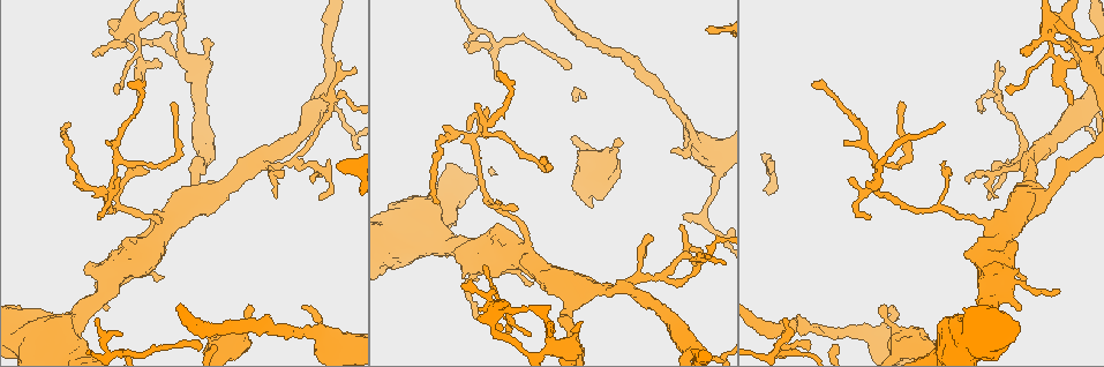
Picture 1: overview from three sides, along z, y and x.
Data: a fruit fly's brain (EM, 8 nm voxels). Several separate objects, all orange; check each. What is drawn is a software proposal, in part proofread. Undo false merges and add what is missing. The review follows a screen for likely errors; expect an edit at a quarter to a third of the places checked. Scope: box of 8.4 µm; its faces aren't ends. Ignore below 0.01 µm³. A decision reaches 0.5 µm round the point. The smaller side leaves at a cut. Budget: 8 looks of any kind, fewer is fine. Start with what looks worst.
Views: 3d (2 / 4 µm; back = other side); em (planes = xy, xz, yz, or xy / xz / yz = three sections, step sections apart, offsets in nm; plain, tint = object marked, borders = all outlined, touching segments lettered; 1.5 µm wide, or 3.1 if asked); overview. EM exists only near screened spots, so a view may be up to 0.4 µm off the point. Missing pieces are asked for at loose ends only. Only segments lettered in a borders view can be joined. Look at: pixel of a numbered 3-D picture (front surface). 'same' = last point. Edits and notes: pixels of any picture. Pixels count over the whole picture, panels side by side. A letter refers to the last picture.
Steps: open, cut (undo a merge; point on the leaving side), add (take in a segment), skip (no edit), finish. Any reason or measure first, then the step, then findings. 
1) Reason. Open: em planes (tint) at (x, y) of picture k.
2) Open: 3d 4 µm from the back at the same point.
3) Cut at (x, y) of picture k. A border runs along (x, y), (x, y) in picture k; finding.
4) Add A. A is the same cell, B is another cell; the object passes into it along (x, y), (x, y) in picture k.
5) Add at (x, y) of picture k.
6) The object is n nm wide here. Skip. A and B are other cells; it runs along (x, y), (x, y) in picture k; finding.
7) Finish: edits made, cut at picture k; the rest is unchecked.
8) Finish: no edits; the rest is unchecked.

Abrupt turn. Open: em planes (tint) at (332, 96) of picture 1.

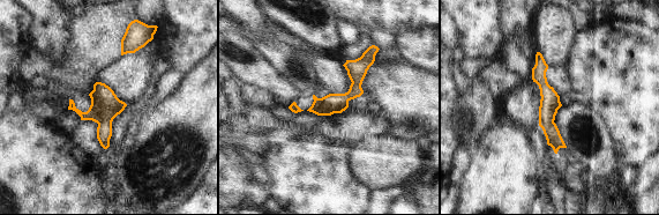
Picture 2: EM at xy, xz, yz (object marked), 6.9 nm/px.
See the neighbours. Open: em planes (borders) at the same point.

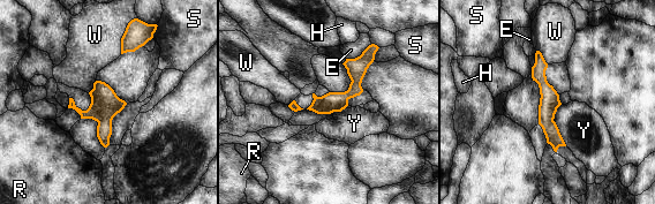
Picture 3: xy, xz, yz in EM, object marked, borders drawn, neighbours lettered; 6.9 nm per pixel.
The object is 140 nm wide here. Skip. E, H, R, S, W and Y are other cells; continuous, no second neuron.

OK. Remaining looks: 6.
Free end. Open: 3d 2 µm at (437, 202) of picture 1.

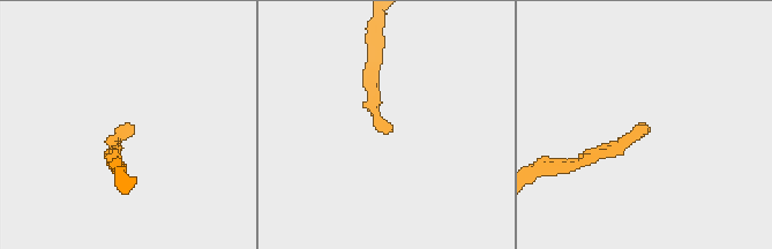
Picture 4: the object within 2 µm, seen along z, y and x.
Now the EM. Open: em planes (borders) at (390, 131) of picture 4.

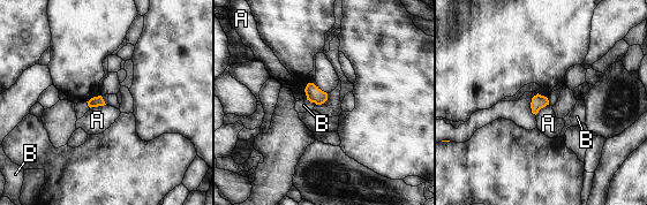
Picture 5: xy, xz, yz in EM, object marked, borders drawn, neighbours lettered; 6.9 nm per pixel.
The object is 70 nm wide here; the longest contact is with A, 120 nm. Skip. A and B are other cells; no lettered segment goes on from it.

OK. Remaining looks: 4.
Free end. Open: em xz step 4 (borders) at (772, 167) of picture 1.

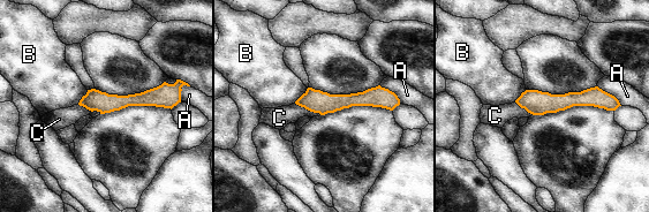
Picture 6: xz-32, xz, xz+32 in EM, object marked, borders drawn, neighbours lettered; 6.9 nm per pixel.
Add C. C is the same cell, A and B are other cells; the object passes into it along (315, 100), (308, 110), (279, 118) in picture 6; the neuron continues.

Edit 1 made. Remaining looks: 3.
Finish: edits made, add at picture 6; the rest is unchecked.

